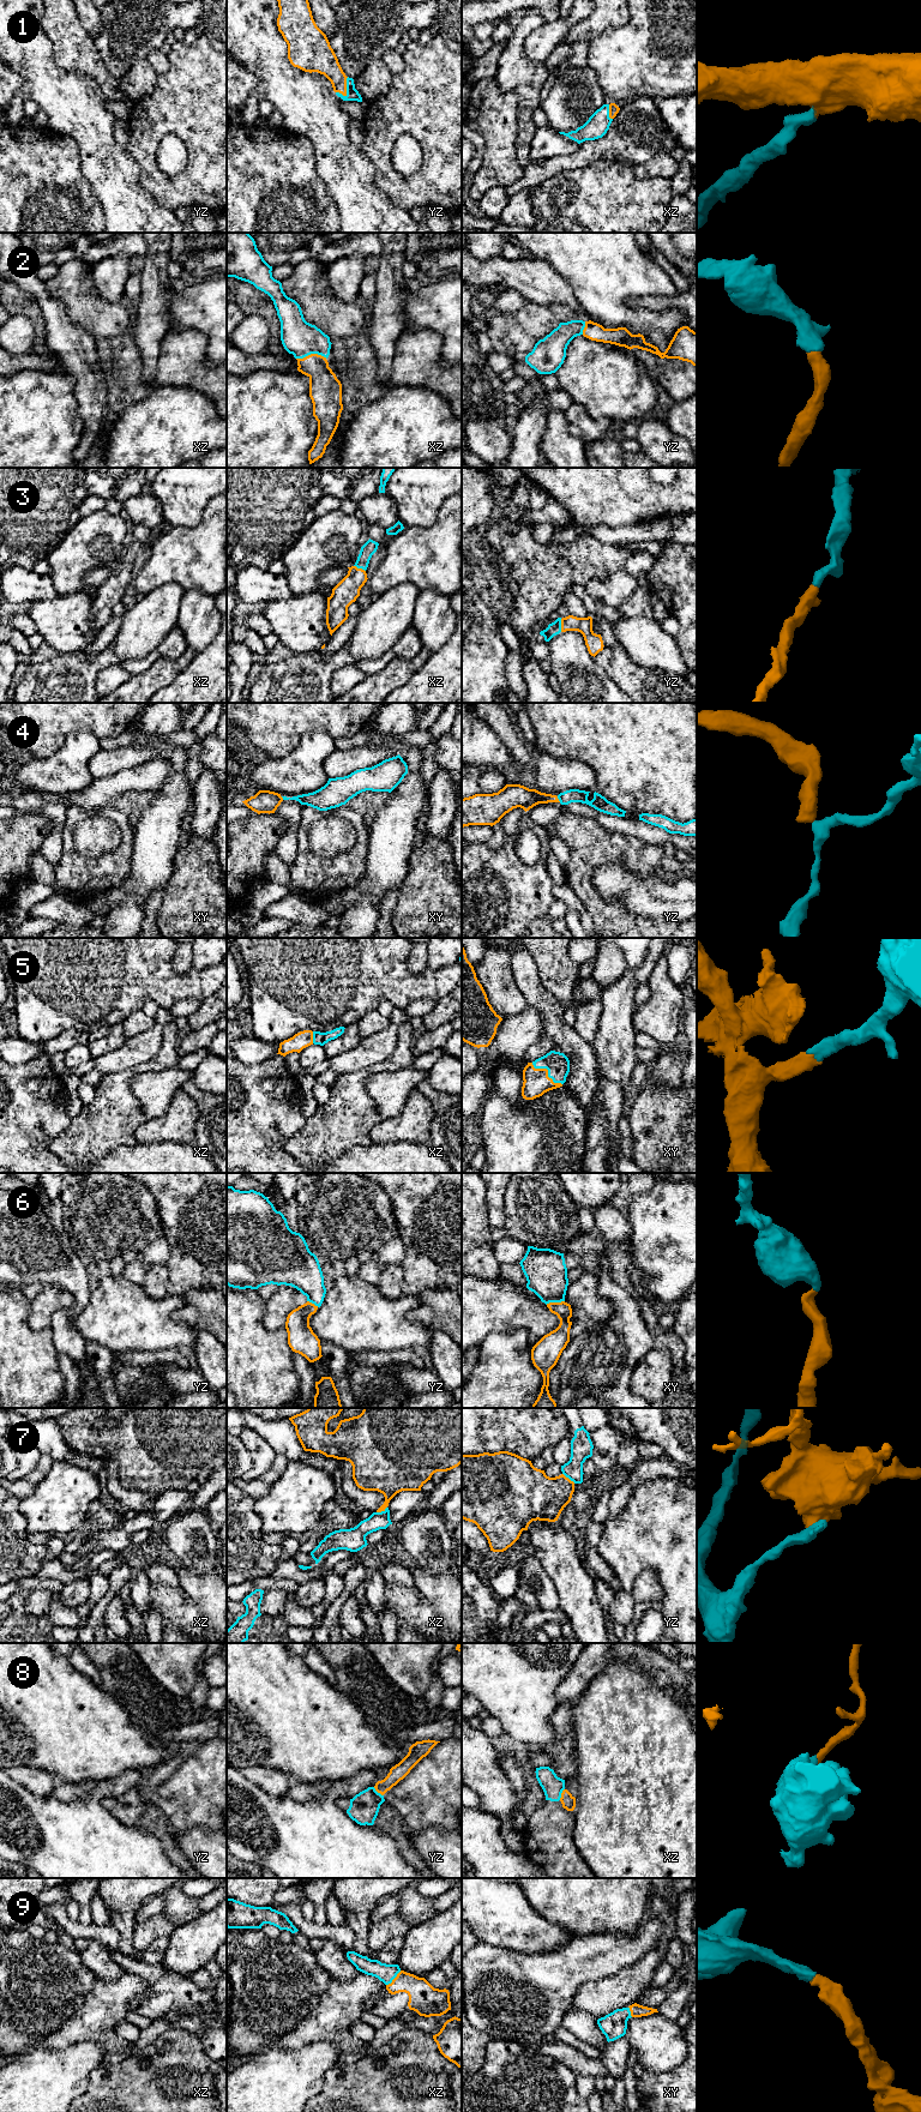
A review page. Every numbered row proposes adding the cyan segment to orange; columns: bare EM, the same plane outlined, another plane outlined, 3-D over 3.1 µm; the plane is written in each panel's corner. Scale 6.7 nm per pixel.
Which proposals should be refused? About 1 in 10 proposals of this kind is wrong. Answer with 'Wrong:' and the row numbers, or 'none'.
Wrong: 4, 7, 8

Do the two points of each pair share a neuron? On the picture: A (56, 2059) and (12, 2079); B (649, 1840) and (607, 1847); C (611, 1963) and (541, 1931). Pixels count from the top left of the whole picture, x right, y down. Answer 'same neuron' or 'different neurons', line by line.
A: same neuron
B: same neuron
C: different neurons

